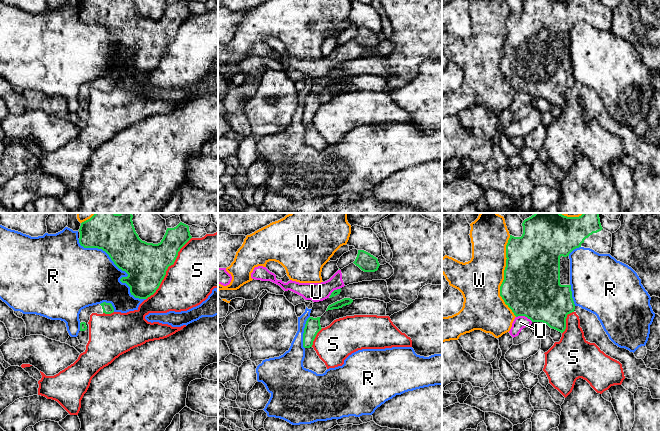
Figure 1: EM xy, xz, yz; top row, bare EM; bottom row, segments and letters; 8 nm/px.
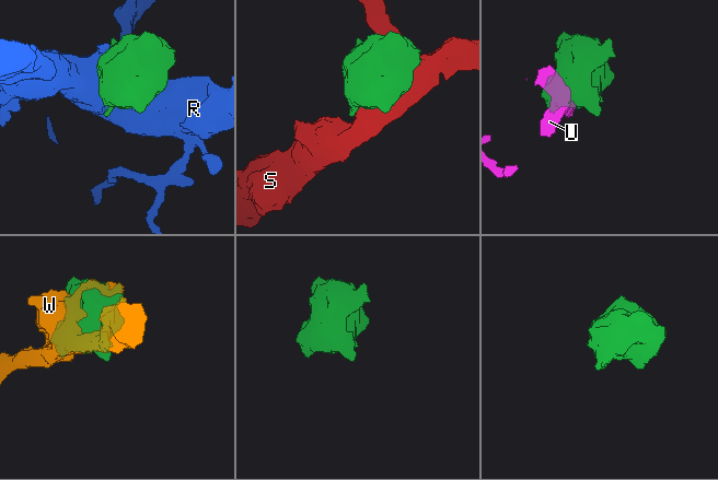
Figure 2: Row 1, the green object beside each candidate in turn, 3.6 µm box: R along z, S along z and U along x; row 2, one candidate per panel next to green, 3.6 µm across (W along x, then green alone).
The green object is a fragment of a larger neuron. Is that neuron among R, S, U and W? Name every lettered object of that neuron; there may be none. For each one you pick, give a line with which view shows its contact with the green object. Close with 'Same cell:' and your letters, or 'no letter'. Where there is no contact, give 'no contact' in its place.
Same cell: no letter

